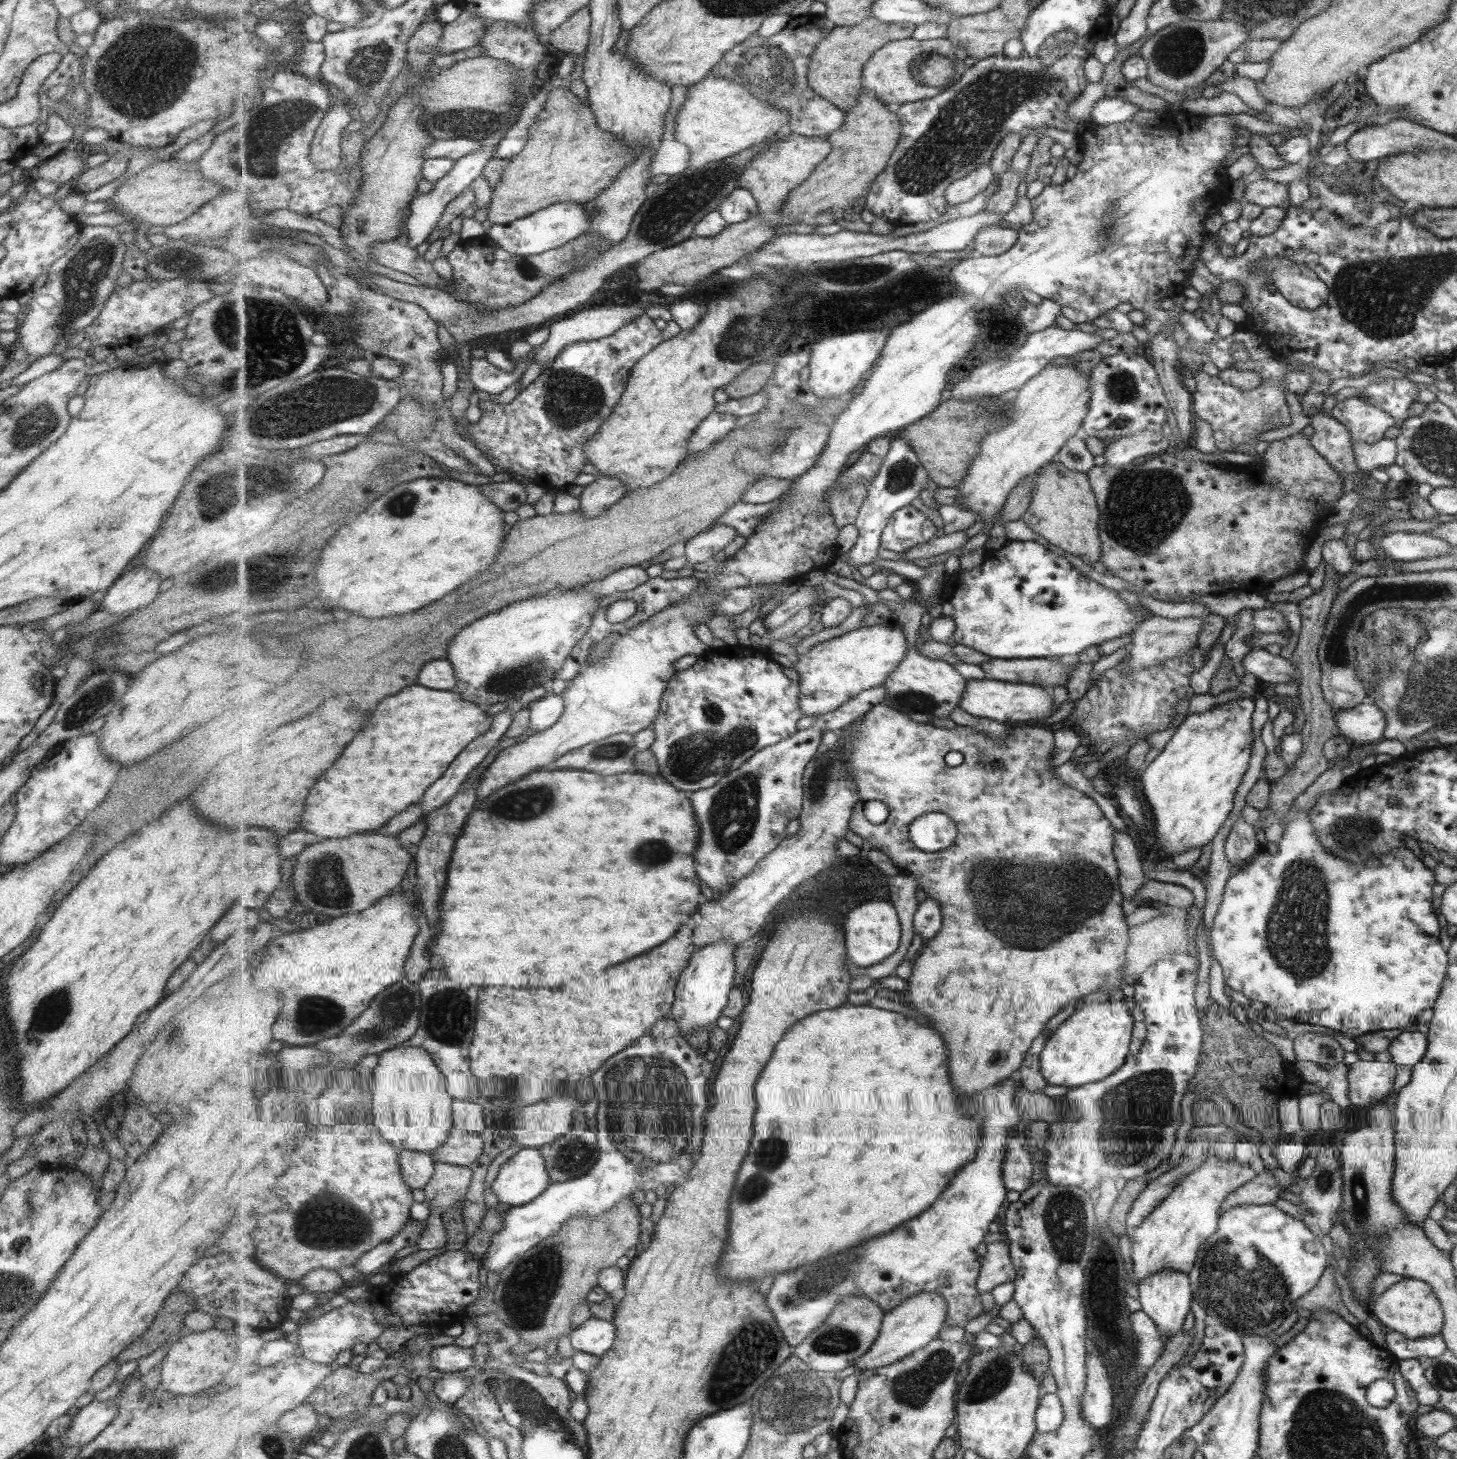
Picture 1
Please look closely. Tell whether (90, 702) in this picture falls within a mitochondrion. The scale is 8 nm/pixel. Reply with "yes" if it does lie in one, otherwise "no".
yes

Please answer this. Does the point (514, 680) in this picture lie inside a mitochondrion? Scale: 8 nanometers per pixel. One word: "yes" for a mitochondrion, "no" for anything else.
yes

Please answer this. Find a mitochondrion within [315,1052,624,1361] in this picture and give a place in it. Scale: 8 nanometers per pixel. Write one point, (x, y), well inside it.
(525, 1298)

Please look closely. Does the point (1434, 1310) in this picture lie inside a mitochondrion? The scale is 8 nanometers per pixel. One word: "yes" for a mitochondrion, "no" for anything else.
no

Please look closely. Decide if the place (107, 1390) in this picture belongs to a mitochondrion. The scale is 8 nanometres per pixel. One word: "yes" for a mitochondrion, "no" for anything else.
no

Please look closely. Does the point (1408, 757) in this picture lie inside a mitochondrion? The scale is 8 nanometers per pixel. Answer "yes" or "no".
no

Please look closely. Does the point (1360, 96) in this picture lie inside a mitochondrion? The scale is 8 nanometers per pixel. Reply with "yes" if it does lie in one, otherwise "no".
no

